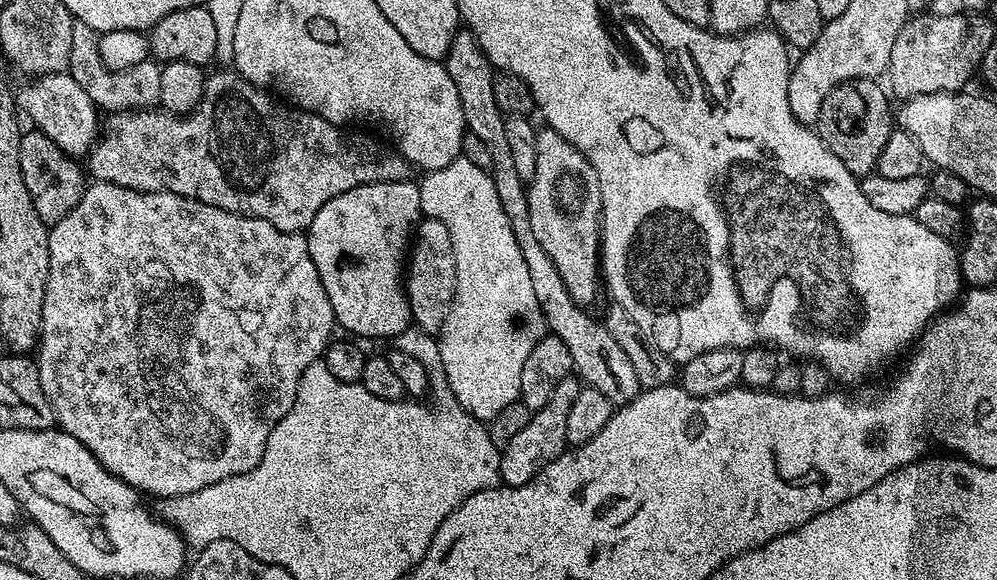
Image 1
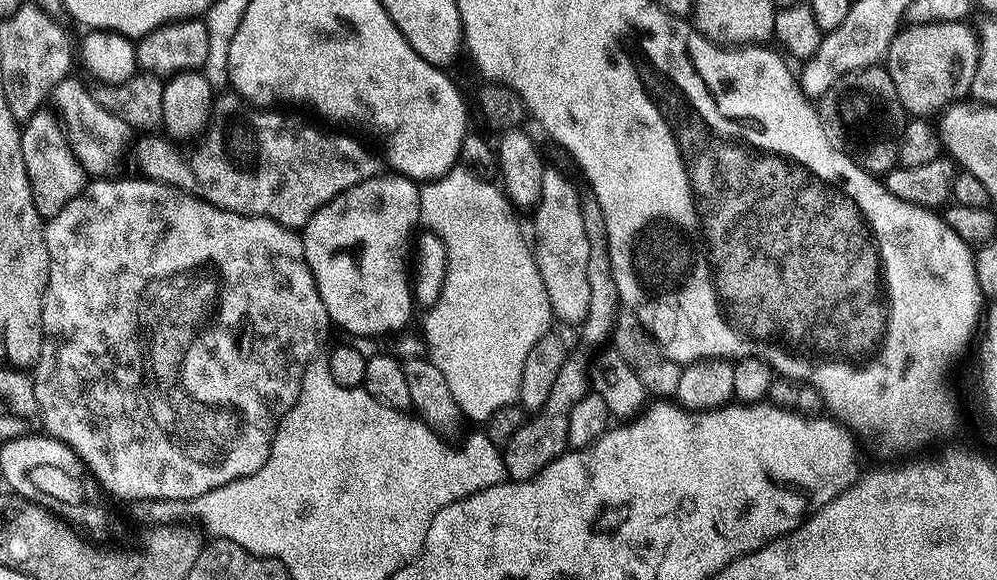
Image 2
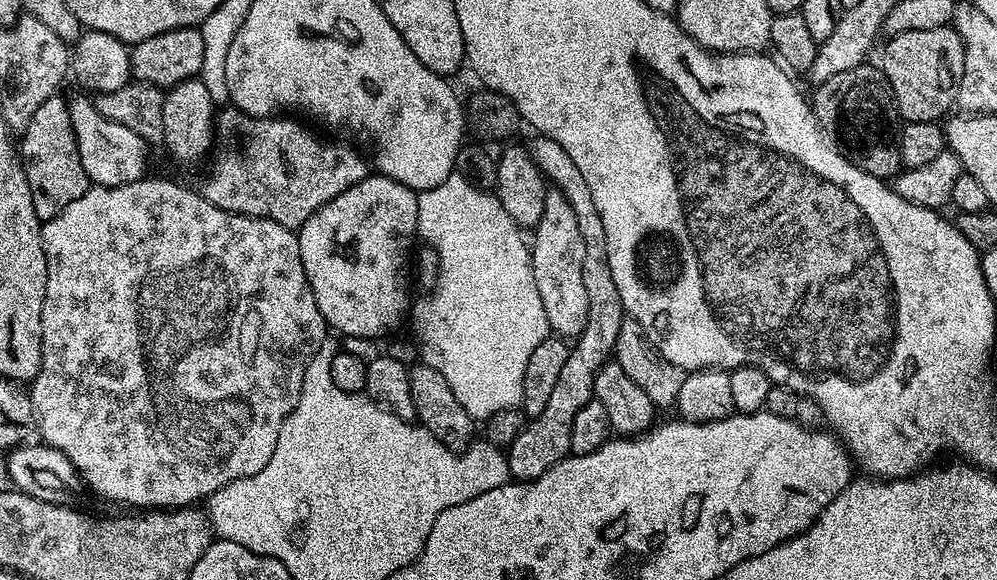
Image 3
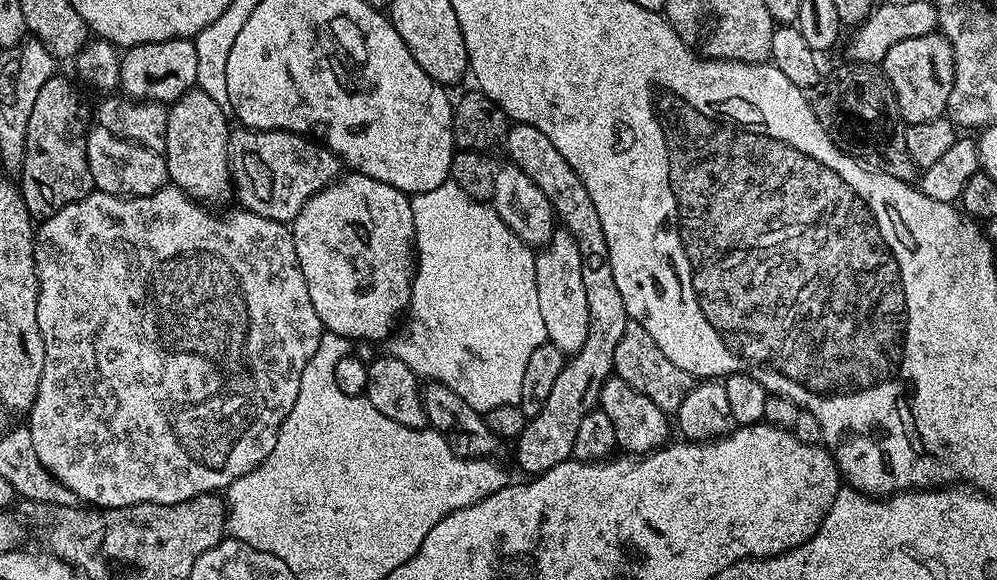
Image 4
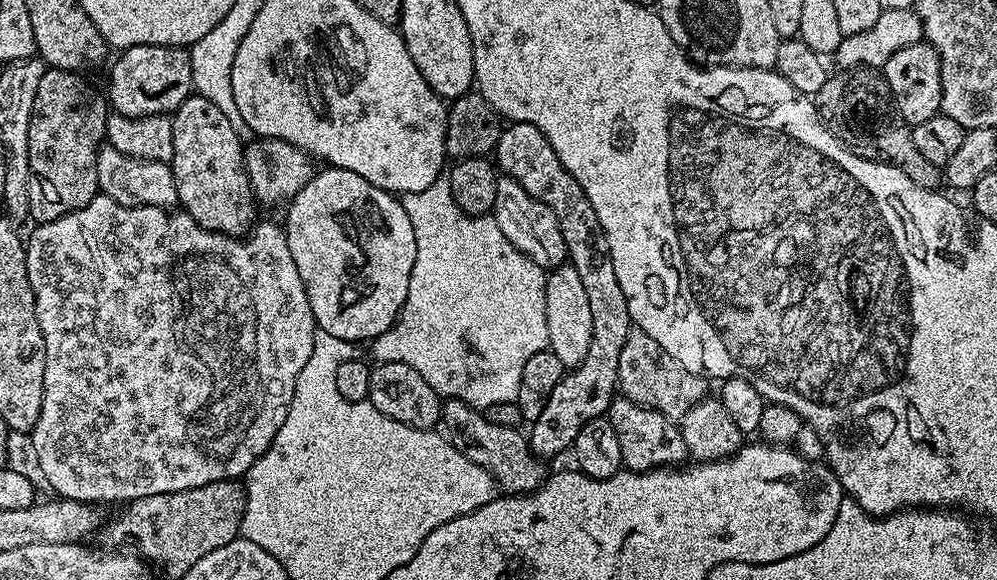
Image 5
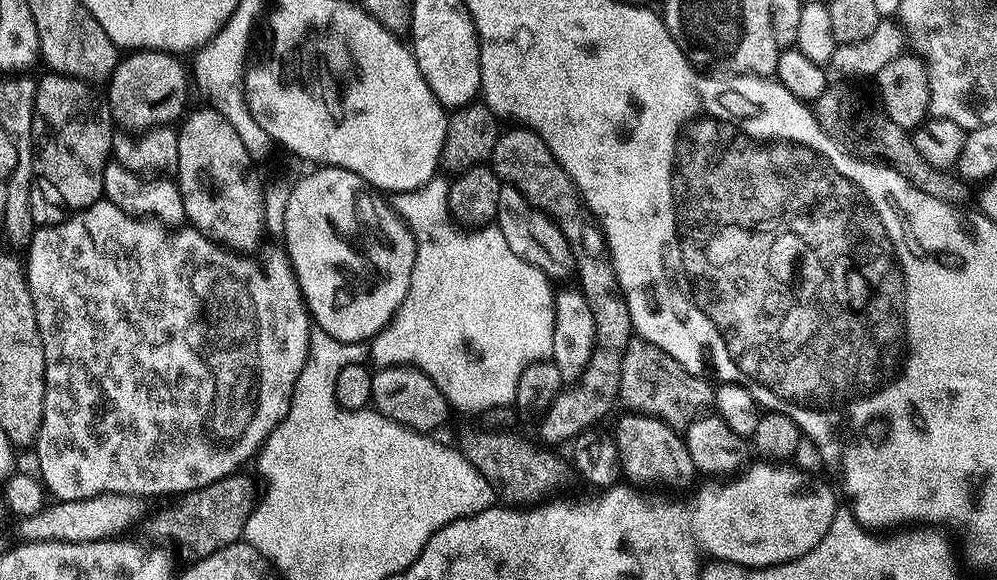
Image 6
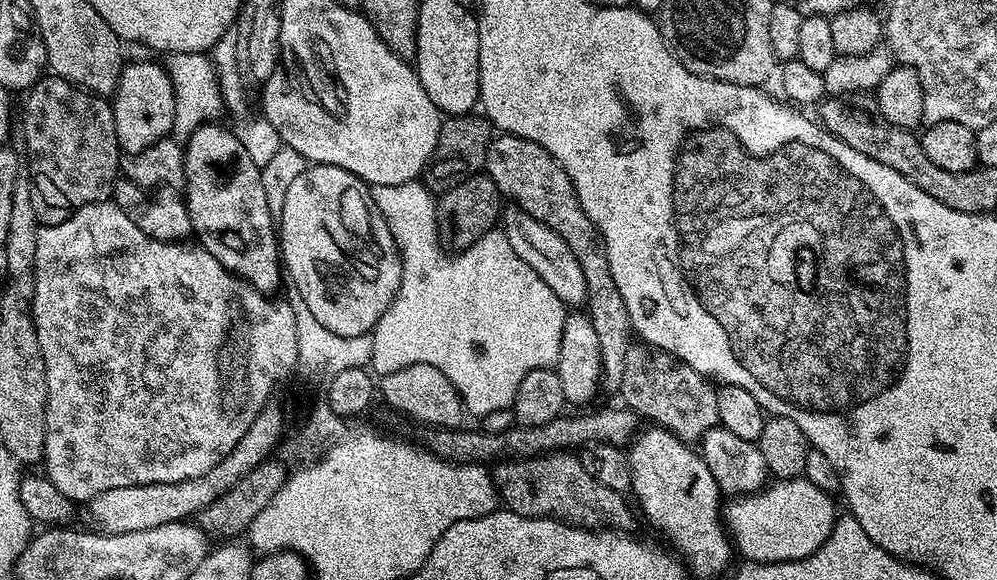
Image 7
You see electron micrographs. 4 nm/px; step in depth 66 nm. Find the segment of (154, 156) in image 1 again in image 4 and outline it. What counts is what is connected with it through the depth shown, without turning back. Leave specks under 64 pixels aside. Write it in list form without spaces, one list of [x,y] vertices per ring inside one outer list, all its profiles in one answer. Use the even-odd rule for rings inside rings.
[[[236,126],[231,129],[228,137],[228,164],[232,167],[234,196],[237,201],[240,199],[239,207],[243,209],[243,211],[253,212],[262,218],[277,220],[279,224],[288,224],[295,220],[296,215],[302,210],[302,206],[306,206],[306,202],[310,198],[314,198],[314,194],[318,194],[328,184],[332,184],[335,180],[339,180],[342,175],[342,161],[340,157],[335,156],[331,150],[321,146],[315,139],[309,138],[307,135],[299,132],[283,132],[282,130],[258,130],[257,128],[246,128],[243,126]]]

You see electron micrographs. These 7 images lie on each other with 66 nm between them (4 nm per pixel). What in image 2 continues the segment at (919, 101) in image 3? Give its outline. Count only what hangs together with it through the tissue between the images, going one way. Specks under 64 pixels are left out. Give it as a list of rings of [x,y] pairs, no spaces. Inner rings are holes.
[[[930,22],[929,24],[908,24],[901,27],[890,42],[886,57],[886,71],[894,82],[896,100],[912,118],[928,118],[931,112],[939,113],[953,101],[960,102],[972,91],[974,70],[980,57],[980,42],[977,33],[972,32],[968,22]]]

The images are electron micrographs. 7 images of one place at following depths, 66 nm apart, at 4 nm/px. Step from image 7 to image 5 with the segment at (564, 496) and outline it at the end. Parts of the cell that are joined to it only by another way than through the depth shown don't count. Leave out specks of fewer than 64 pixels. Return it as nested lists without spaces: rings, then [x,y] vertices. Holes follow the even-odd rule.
[[[450,399],[443,401],[440,409],[440,424],[454,450],[470,458],[474,466],[482,466],[482,470],[490,473],[496,479],[497,489],[501,493],[510,496],[531,494],[544,483],[545,461],[532,452],[527,435],[519,427],[491,425],[490,422],[486,422],[481,409],[472,408],[461,400]]]

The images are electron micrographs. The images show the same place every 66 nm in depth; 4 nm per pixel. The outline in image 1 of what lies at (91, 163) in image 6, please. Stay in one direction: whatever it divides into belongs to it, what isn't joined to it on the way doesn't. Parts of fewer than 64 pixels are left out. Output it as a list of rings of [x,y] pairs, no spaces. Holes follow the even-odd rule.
[[[28,130],[20,137],[20,153],[18,162],[22,162],[22,182],[26,182],[26,190],[30,190],[30,202],[34,202],[34,210],[38,210],[38,218],[46,225],[57,224],[78,206],[86,187],[86,176],[75,159],[67,156],[54,141],[46,138],[46,134]]]

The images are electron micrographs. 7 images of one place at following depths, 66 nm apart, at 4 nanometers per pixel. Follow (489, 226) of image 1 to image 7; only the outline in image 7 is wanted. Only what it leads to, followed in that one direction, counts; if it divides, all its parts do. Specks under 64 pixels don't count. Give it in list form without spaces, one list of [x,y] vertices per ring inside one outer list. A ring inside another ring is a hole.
[[[419,179],[394,186],[373,184],[370,191],[374,198],[374,206],[378,206],[378,210],[384,215],[386,226],[390,226],[390,234],[398,246],[400,261],[402,262],[402,278],[396,296],[370,333],[372,337],[371,371],[377,377],[382,377],[386,374],[394,374],[394,370],[402,370],[402,366],[410,366],[411,364],[434,366],[434,370],[440,370],[450,380],[454,390],[458,390],[458,394],[464,402],[464,411],[469,417],[481,418],[494,410],[511,409],[514,398],[518,394],[518,386],[522,382],[522,378],[526,378],[526,374],[530,374],[530,370],[555,368],[558,362],[558,350],[562,342],[562,326],[566,315],[565,304],[555,296],[554,292],[546,286],[546,282],[526,262],[514,254],[514,250],[510,250],[510,242],[506,242],[503,231],[487,232],[478,242],[469,244],[463,250],[457,251],[460,252],[457,256],[443,256],[439,248],[439,244],[442,244],[442,236],[436,226],[437,197]]]

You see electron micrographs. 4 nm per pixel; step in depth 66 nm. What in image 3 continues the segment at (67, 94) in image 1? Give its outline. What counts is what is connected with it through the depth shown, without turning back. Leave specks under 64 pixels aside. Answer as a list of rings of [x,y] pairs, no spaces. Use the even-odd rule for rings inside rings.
[[[87,95],[71,97],[68,100],[70,122],[74,130],[74,138],[78,146],[78,158],[82,162],[82,170],[86,170],[89,181],[101,188],[126,186],[145,179],[148,172],[148,151],[150,145],[147,140],[134,134],[122,122],[114,122],[106,118]]]

